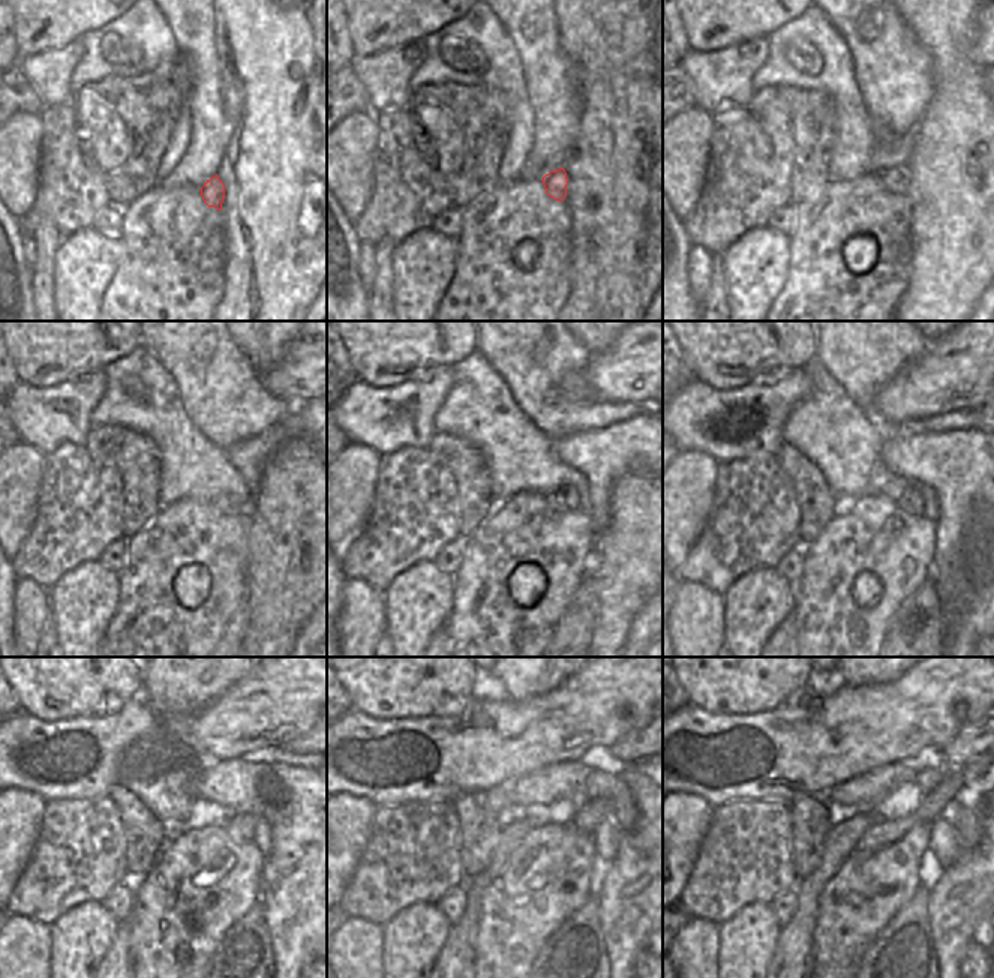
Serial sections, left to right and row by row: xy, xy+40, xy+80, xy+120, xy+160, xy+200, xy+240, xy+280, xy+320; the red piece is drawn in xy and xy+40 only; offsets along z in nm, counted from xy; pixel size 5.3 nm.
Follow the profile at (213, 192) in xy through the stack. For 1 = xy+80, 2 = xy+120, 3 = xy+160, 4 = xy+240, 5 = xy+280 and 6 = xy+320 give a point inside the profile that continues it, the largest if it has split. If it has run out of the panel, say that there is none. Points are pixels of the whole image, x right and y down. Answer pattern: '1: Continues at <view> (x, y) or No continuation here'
1: Continues at xy+80 (895, 180)
2: Continues at xy+120 (225, 506)
3: Continues at xy+160 (567, 498)
4: Continues at xy+240 (242, 828)
5: Continues at xy+280 (586, 819)
6: Continues at xy+320 (955, 783)

